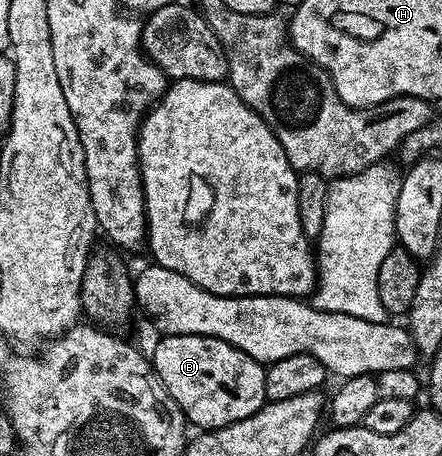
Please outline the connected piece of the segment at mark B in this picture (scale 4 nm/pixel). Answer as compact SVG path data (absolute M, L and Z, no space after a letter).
M200 334L163 336L152 352L152 364L155 375L162 380L168 395L182 408L187 422L191 426L199 425L199 430L219 429L240 419L248 419L266 404L266 369L264 365L244 351L230 346L220 339L205 337Z

